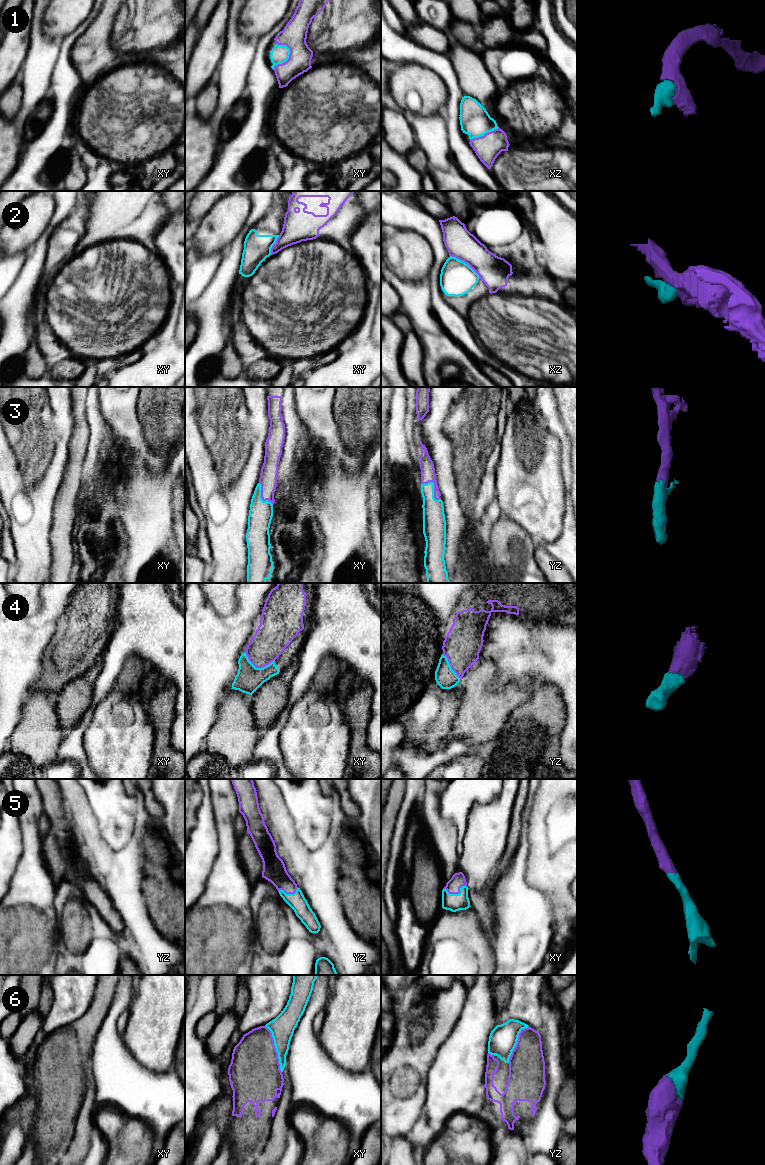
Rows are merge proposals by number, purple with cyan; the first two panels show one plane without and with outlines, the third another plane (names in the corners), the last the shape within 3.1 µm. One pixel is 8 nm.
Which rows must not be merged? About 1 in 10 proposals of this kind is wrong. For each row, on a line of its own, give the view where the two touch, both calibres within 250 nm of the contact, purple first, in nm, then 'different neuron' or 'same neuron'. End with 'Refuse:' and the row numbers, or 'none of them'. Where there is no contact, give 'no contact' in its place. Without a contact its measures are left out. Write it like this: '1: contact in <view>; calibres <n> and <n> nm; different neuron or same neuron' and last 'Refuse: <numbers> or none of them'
1: contact in xy; calibres 200 and 140 nm; same neuron
2: contact in xz; calibres 240 and 280 nm; different neuron
3: contact in yz; calibres 110 and 180 nm; same neuron
4: contact in xy; calibres 260 and 200 nm; same neuron
5: contact in xy; calibres 120 and 140 nm; same neuron
6: contact in xy; calibres 420 and 190 nm; same neuron
Refuse: 2

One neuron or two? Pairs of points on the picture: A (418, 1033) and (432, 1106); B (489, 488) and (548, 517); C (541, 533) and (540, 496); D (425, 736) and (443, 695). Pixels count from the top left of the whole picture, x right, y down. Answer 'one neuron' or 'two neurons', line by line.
A: two neurons
B: two neurons
C: one neuron
D: one neuron

